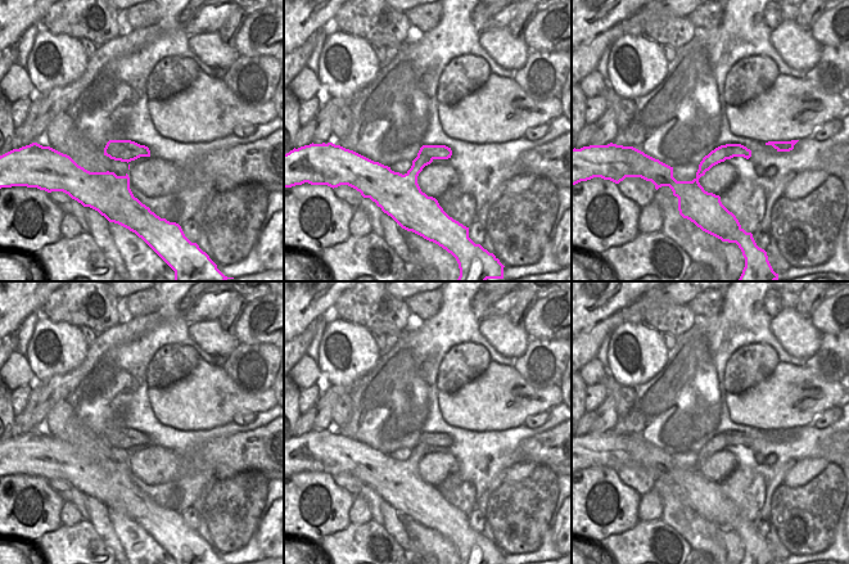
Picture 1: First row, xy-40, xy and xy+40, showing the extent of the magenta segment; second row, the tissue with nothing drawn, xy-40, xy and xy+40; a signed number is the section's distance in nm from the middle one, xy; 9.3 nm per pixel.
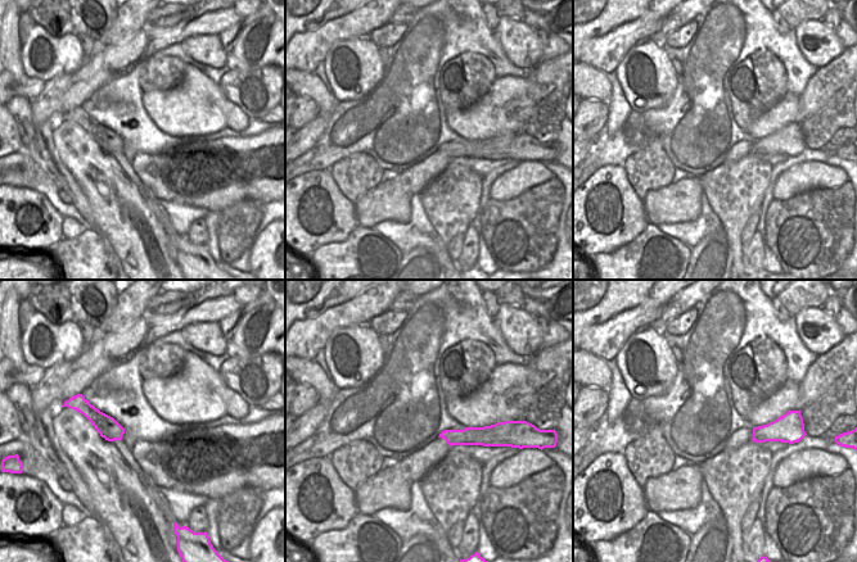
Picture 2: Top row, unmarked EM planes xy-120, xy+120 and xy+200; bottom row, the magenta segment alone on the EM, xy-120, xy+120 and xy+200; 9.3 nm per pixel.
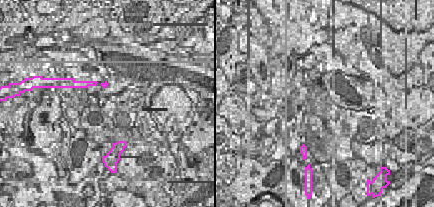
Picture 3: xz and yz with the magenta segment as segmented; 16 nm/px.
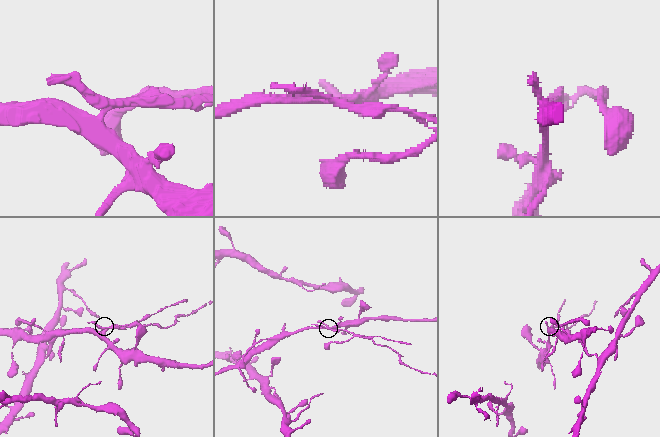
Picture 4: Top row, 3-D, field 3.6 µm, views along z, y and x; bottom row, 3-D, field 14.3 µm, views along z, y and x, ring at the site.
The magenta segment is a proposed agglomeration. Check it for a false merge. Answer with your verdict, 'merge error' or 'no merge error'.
merge error

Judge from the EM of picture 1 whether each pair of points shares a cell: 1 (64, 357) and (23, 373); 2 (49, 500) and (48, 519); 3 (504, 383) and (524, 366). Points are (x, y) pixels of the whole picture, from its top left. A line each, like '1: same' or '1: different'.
1: different
2: same
3: different

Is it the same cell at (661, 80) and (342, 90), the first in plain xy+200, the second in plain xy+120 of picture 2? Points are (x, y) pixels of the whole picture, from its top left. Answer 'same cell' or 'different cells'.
same cell

